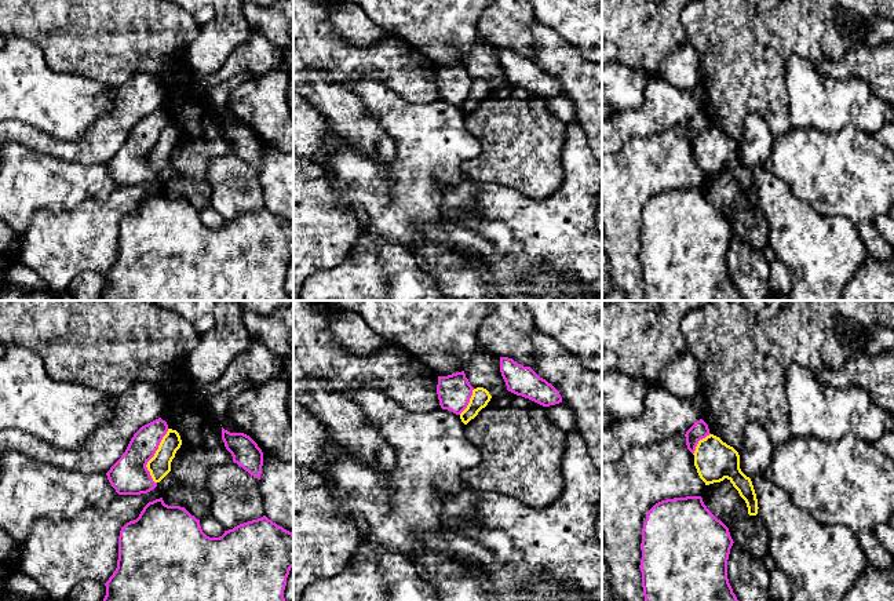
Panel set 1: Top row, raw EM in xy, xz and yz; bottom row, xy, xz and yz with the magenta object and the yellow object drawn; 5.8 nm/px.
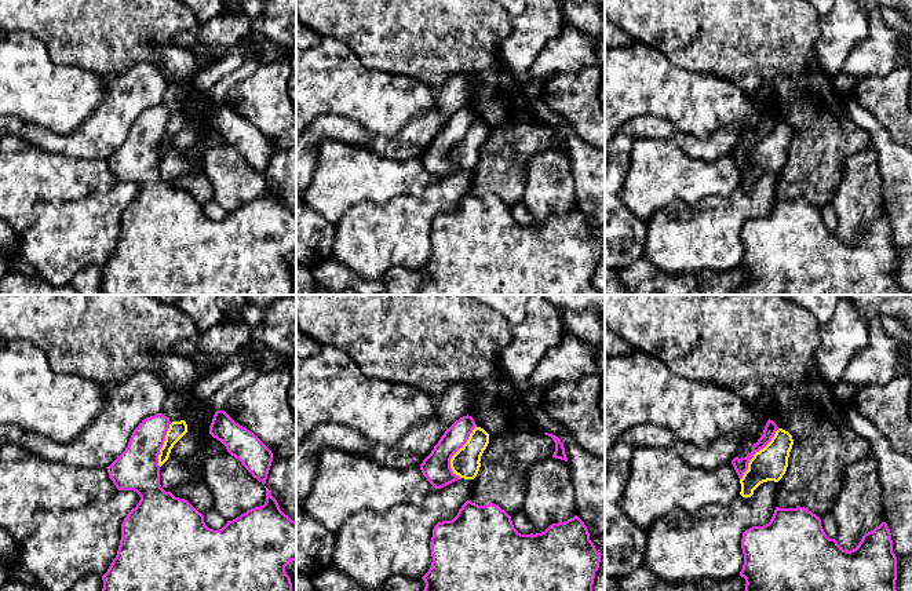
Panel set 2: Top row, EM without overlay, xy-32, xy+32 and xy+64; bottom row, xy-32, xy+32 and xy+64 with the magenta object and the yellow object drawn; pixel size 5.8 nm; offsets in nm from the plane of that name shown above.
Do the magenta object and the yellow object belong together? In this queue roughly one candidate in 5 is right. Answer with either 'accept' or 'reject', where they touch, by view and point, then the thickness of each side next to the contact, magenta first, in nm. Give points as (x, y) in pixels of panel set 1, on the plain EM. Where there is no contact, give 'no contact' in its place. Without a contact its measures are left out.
reject; contact xy (153, 146); calibres 220 and 130 nm

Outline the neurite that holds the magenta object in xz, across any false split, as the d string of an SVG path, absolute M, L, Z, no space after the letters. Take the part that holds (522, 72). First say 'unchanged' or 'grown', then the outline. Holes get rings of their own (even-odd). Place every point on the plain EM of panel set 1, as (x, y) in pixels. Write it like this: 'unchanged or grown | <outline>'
unchanged | M500 48L500 63L507 81L517 87L529 90L543 98L562 94L559 83L530 58L523 58L508 48Z

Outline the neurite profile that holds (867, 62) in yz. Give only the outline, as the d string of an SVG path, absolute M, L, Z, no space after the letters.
M894 41L880 47L854 45L836 62L815 62L820 73L836 79L860 77L886 105L894 108Z

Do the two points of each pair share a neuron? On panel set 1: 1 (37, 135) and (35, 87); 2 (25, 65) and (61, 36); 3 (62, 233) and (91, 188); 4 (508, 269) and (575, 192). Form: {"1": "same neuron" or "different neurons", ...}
{"1": "different neurons", "2": "different neurons", "3": "different neurons", "4": "same neuron"}

